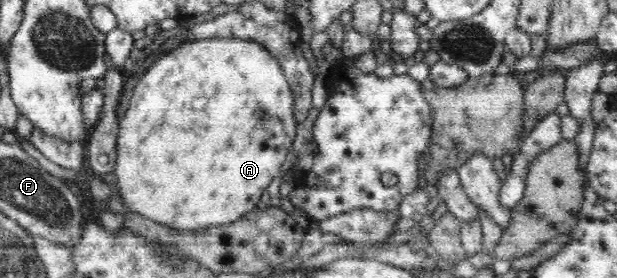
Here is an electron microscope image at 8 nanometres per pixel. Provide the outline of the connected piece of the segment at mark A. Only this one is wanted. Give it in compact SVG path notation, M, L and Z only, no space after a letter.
M243 39L231 40L231 44L227 44L227 40L211 40L211 44L191 44L191 48L171 50L171 56L167 56L167 60L156 61L133 88L131 102L119 122L117 168L113 172L117 176L125 204L133 212L149 220L183 231L231 224L240 216L258 210L257 203L261 194L265 192L273 178L280 176L280 167L289 154L297 124L298 120L294 116L294 97L291 88L288 88L287 77L283 75L279 63L271 58L267 50L263 50L263 47L255 42Z

